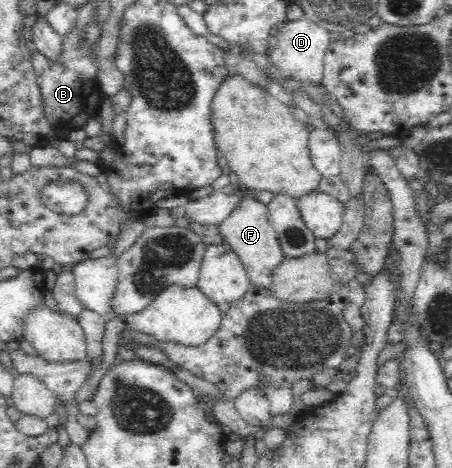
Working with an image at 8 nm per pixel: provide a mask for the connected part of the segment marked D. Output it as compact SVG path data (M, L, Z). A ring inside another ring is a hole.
M306 16L300 20L285 20L284 23L285 26L279 29L276 47L269 56L271 63L279 70L280 77L290 74L299 78L304 84L322 82L323 60L330 45L330 31Z

